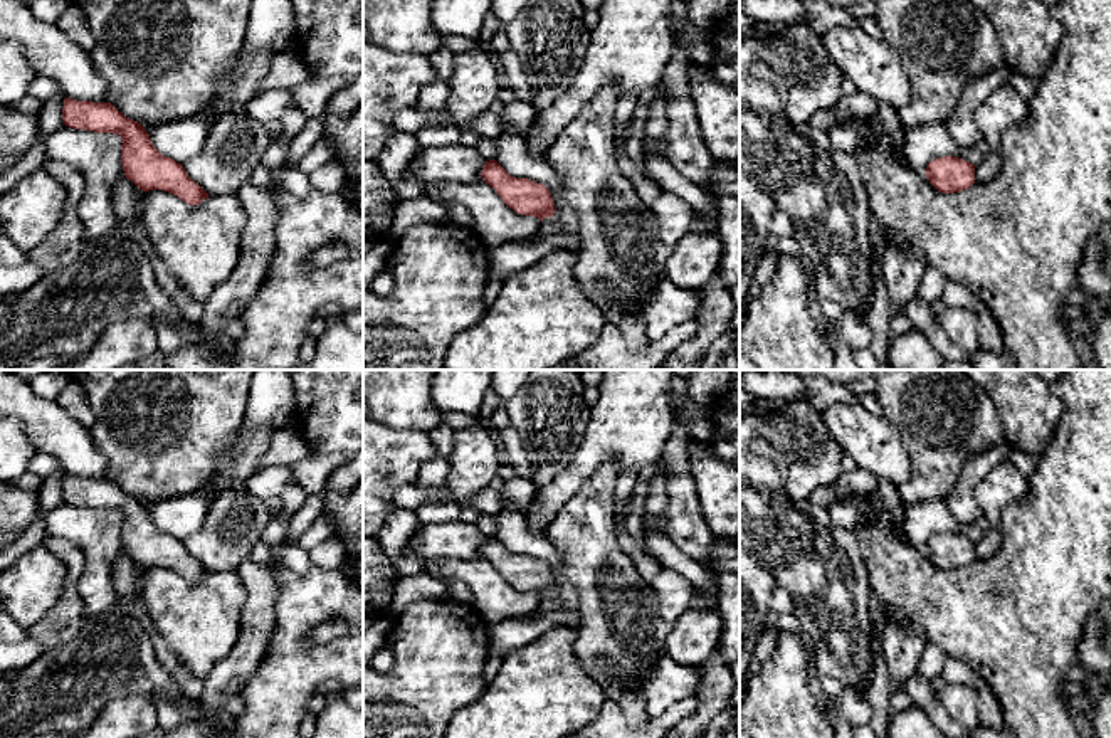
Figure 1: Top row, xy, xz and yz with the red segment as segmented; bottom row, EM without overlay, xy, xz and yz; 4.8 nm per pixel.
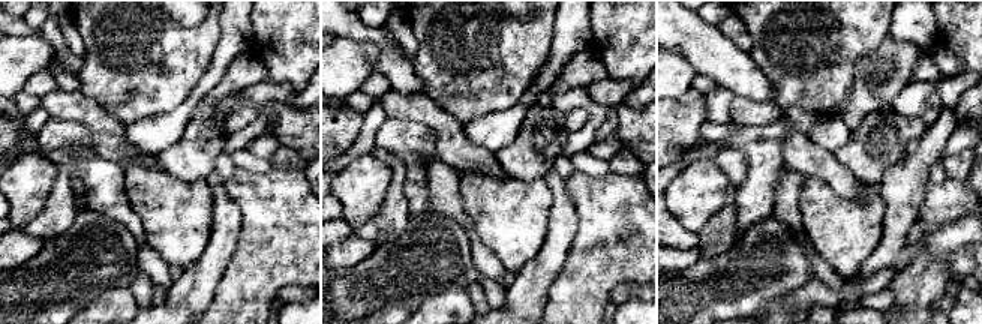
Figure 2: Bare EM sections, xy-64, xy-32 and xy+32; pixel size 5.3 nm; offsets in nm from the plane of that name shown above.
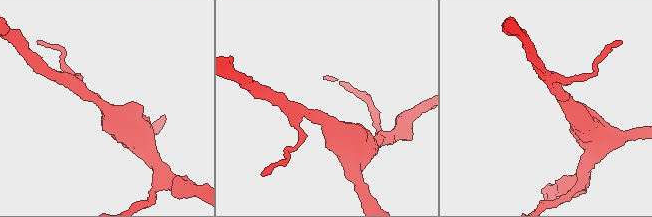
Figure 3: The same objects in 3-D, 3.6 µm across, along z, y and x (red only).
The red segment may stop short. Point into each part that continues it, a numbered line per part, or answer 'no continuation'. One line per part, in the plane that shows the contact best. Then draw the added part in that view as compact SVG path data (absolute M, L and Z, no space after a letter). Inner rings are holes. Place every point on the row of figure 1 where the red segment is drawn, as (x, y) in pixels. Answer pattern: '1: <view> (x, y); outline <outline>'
no continuation

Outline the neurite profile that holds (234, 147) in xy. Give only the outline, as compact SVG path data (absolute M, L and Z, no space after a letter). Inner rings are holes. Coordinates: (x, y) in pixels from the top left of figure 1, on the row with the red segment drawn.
M225 113L215 119L205 138L203 150L183 163L188 177L200 185L208 195L235 195L249 182L252 171L261 165L266 150L279 140L272 136L266 124L259 123L247 113Z

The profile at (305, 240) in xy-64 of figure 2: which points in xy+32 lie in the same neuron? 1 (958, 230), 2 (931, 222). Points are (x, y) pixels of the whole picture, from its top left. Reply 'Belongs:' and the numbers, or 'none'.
Belongs: 2

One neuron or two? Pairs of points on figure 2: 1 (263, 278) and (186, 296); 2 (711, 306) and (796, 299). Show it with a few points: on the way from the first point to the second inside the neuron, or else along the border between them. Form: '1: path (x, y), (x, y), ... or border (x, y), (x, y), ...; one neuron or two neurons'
1: border (231, 258), (212, 302), (206, 308); two neurons
2: border (813, 278), (789, 294); two neurons

